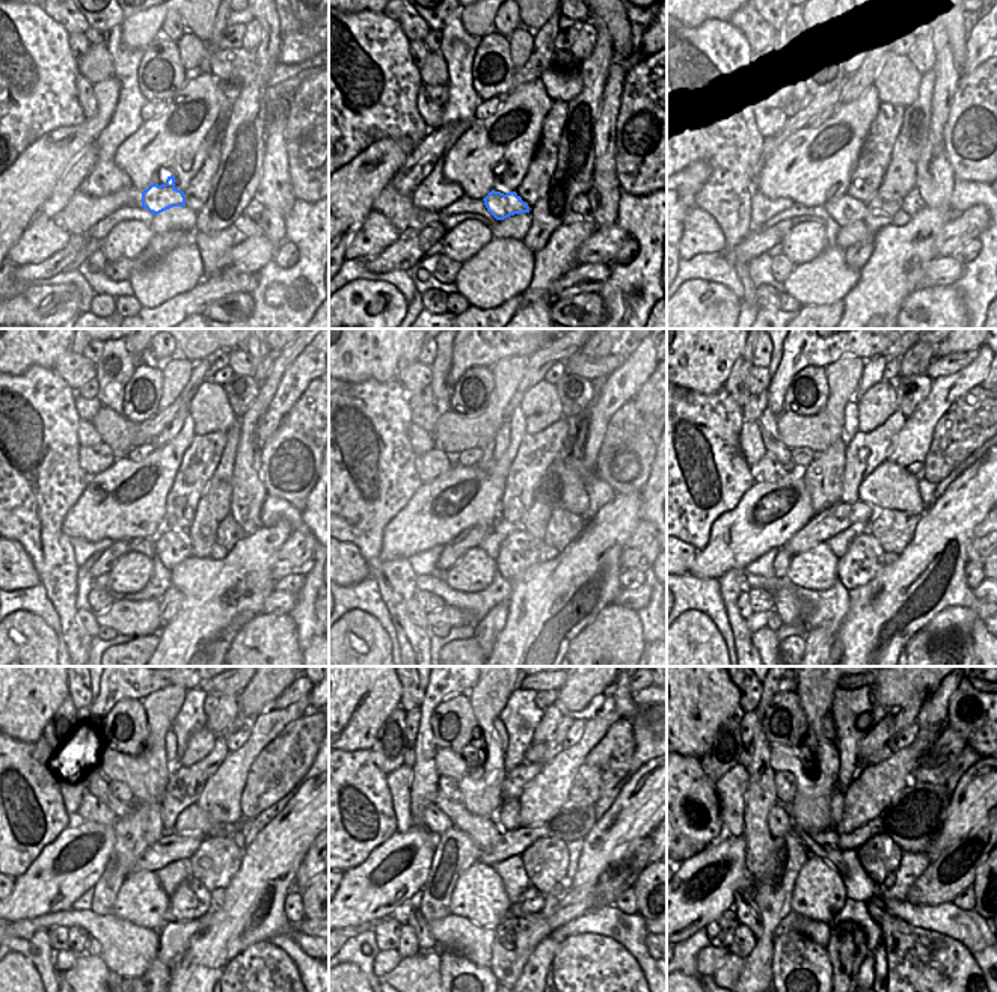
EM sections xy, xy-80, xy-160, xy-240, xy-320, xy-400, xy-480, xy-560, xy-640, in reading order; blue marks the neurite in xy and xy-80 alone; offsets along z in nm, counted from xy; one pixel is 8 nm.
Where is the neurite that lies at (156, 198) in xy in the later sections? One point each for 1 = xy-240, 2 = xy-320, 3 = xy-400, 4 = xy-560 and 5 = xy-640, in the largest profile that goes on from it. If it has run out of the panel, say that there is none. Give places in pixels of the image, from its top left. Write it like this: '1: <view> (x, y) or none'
1: xy-240 (172, 548)
2: xy-320 (519, 551)
3: xy-400 (865, 558)
4: xy-560 (531, 902)
5: xy-640 (928, 973)

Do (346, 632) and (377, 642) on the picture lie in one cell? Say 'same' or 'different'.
same

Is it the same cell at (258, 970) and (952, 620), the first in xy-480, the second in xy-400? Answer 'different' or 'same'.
different

